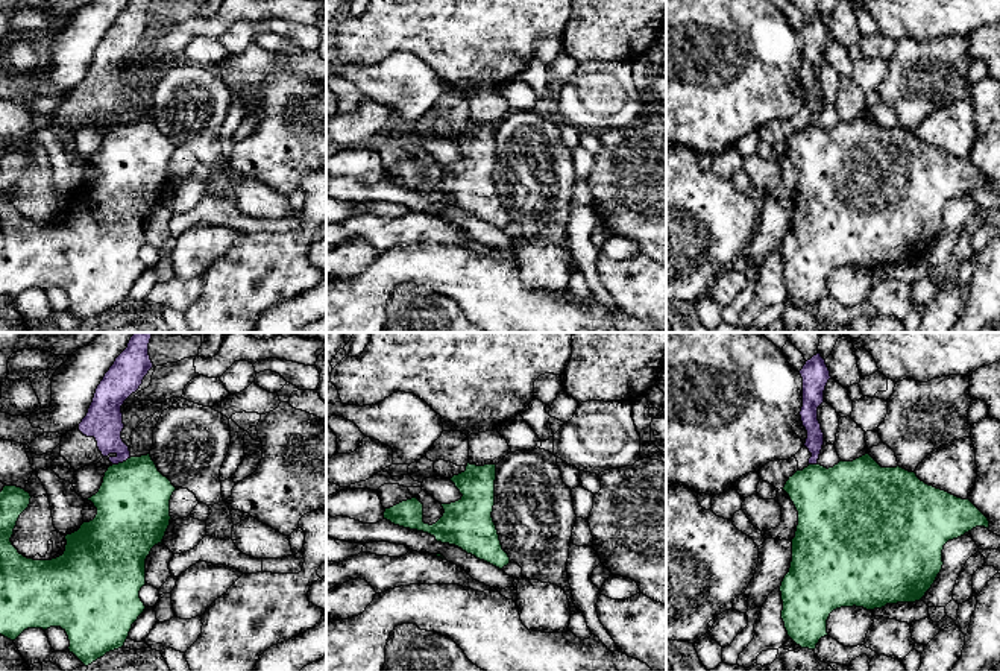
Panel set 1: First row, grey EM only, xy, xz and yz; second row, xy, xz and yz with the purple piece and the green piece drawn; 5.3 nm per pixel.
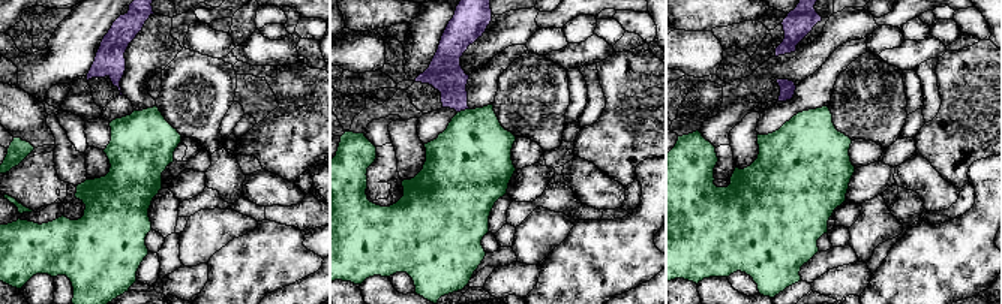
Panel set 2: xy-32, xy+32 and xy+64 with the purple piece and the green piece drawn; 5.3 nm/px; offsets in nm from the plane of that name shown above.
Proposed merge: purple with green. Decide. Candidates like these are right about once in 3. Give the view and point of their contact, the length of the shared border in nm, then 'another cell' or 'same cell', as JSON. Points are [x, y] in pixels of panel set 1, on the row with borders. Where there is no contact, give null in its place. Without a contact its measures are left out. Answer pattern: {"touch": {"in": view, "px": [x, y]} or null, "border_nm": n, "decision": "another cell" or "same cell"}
{"touch": {"in": "xy", "px": [122, 462]}, "border_nm": 110, "decision": "another cell"}

